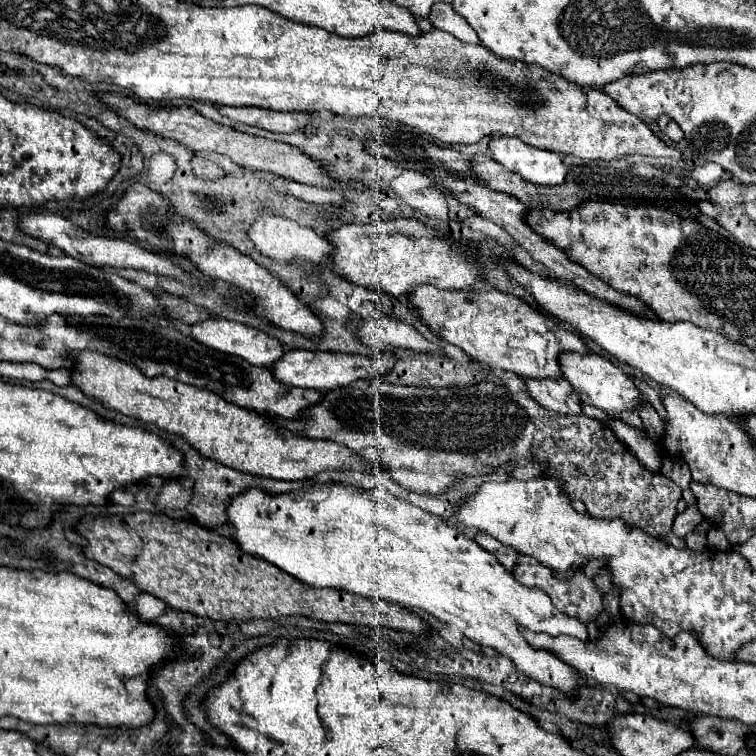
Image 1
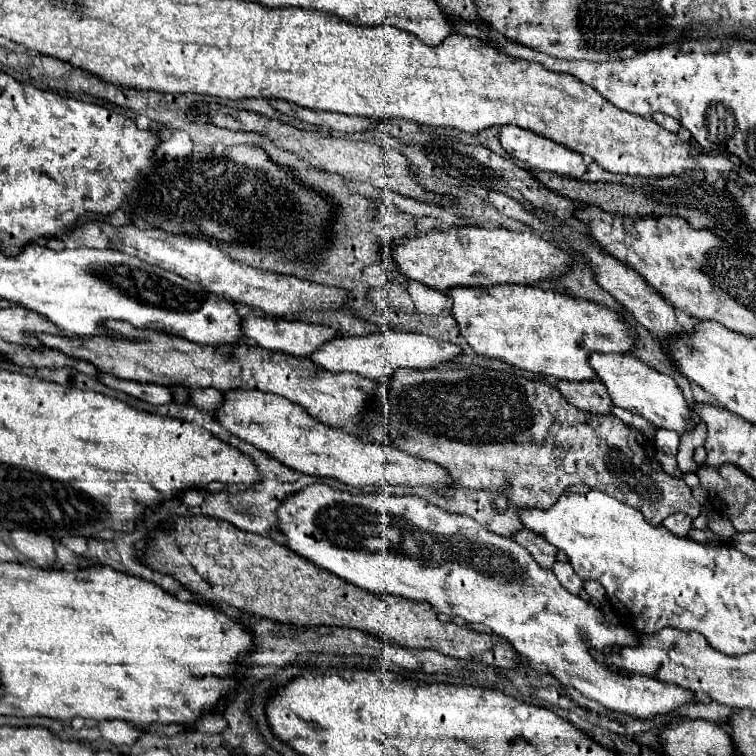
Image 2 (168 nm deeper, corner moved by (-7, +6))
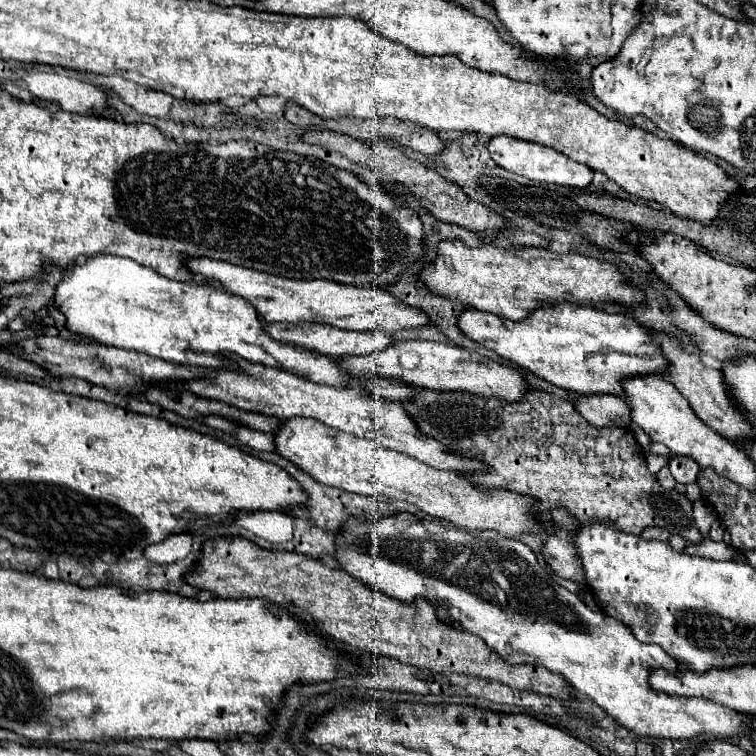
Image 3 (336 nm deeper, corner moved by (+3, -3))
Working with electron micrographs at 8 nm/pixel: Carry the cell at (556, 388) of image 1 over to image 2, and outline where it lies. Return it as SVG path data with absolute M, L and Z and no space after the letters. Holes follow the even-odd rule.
M559 380L557 388L579 410L585 410L591 414L611 414L611 408L613 408L611 398L607 396L607 390L603 388L603 384L599 384L597 380L595 382L593 380L591 382Z

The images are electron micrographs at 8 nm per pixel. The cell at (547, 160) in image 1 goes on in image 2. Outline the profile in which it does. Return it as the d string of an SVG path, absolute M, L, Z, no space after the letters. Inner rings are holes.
M503 126L499 140L511 158L527 162L535 170L545 170L569 178L581 178L587 170L581 154L531 130L523 130L519 126Z

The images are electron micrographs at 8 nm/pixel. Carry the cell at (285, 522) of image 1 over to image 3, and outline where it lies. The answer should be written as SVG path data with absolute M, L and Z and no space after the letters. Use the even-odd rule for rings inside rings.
M413 513L385 515L379 521L349 517L335 537L337 547L333 551L333 561L337 569L345 571L357 581L373 585L375 589L397 601L413 603L417 597L423 597L435 609L443 607L451 621L459 623L463 631L481 637L507 663L537 663L551 673L563 675L577 693L585 693L619 725L631 729L637 735L691 739L701 733L711 733L715 737L731 737L737 735L739 727L747 721L747 715L735 713L733 709L721 707L709 699L679 697L653 691L647 683L649 669L663 667L669 673L675 673L675 659L669 657L659 645L639 643L633 637L631 629L627 625L621 625L621 621L601 611L593 613L589 607L585 607L585 603L577 595L561 587L555 577L539 565L535 553L517 539L481 539L455 527L443 527L433 521L423 521Z

